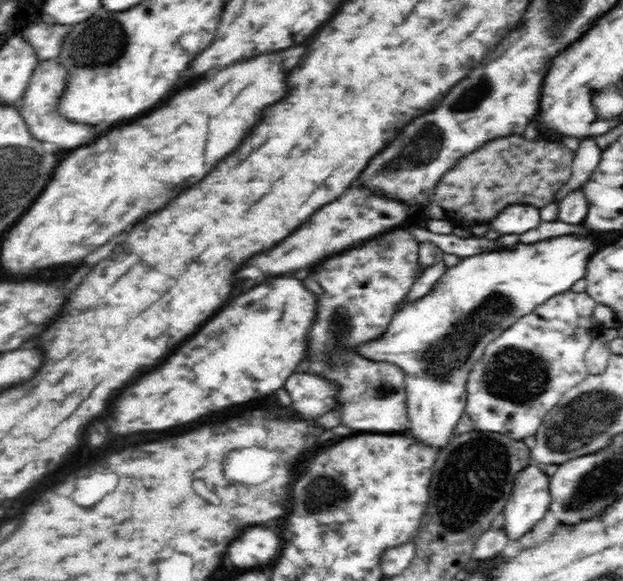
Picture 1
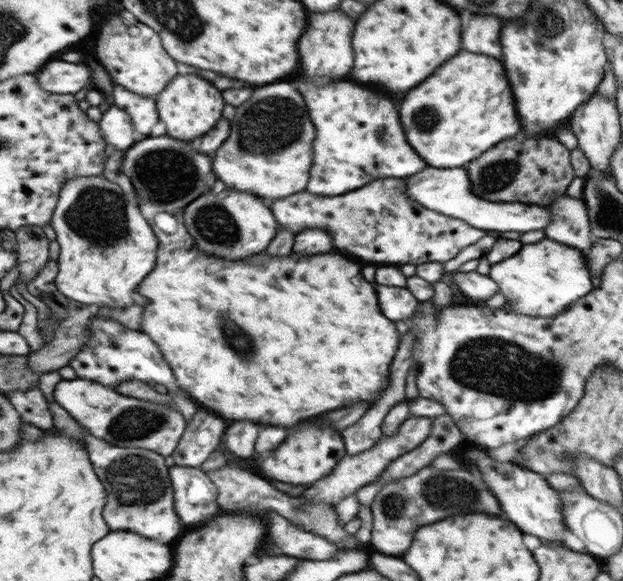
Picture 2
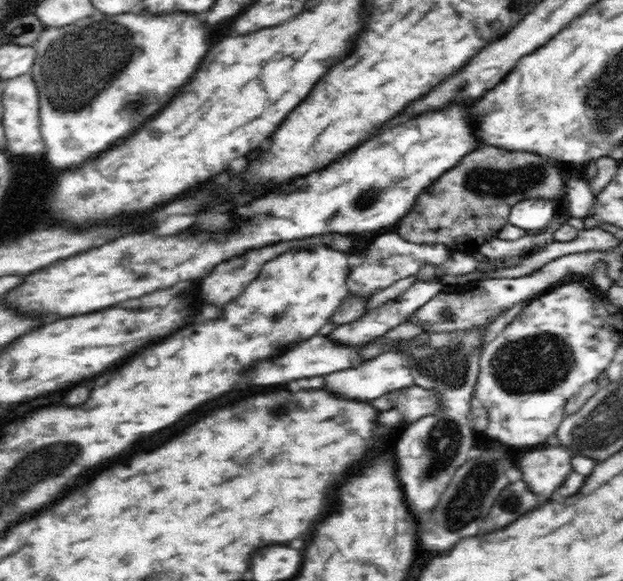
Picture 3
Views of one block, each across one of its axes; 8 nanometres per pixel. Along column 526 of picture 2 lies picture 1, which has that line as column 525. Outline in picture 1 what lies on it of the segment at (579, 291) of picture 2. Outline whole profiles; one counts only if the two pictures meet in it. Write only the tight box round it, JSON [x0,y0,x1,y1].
[354,236,598,446]

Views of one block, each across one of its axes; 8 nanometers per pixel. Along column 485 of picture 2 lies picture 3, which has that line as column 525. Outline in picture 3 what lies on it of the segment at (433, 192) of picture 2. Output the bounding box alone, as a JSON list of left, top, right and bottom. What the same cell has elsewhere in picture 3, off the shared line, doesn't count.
[507,198,559,232]

